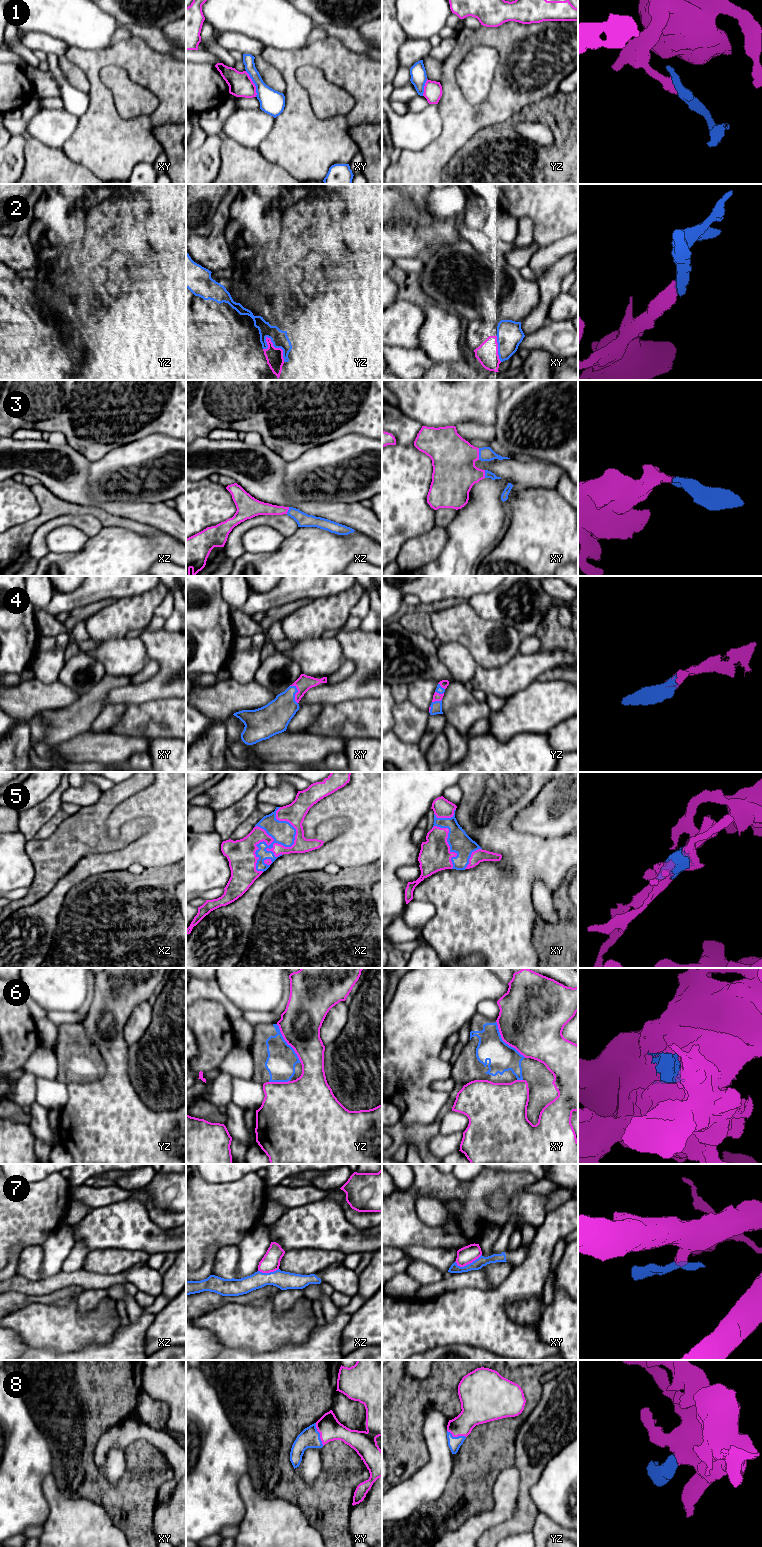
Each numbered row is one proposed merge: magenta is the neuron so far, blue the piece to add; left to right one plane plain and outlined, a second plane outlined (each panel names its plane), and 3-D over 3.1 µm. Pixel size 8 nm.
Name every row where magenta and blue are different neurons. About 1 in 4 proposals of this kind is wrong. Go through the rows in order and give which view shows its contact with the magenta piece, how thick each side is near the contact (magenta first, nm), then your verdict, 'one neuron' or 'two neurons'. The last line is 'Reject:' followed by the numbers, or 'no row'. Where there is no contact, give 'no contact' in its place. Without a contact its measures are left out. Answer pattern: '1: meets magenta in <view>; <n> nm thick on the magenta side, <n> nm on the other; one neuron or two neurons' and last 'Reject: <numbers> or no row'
1: meets magenta in xy; 190 nm thick on the magenta side, 200 nm on the other; two neurons
2: meets magenta in yz; 140 nm thick on the magenta side, 140 nm on the other; one neuron
3: meets magenta in xy; 360 nm thick on the magenta side, 110 nm on the other; one neuron
4: meets magenta in xy; 120 nm thick on the magenta side, 240 nm on the other; one neuron
5: meets magenta in xz; 130 nm thick on the magenta side, 180 nm on the other; one neuron
6: meets magenta in xy; 480 nm thick on the magenta side, 220 nm on the other; two neurons
7: meets magenta in xy; 140 nm thick on the magenta side, 80 nm on the other; two neurons
8: meets magenta in xy; 190 nm thick on the magenta side, 160 nm on the other; one neuron
Reject: 1, 6, 7

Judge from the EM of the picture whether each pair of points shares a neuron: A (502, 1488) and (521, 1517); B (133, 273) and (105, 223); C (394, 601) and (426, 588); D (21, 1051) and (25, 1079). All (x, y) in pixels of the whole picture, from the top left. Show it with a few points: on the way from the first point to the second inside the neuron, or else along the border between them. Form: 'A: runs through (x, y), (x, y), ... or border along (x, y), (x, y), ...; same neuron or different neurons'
A: border along (519, 1485), (517, 1507), (514, 1514), (498, 1524); different neurons
B: runs through (127, 261), (122, 250), (113, 240), (113, 235); same neuron
C: border along (396, 586), (405, 593); different neurons
D: border along (16, 1080), (12, 1085); different neurons

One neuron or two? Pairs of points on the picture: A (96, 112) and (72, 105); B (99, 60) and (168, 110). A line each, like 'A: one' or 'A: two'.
A: two
B: one

